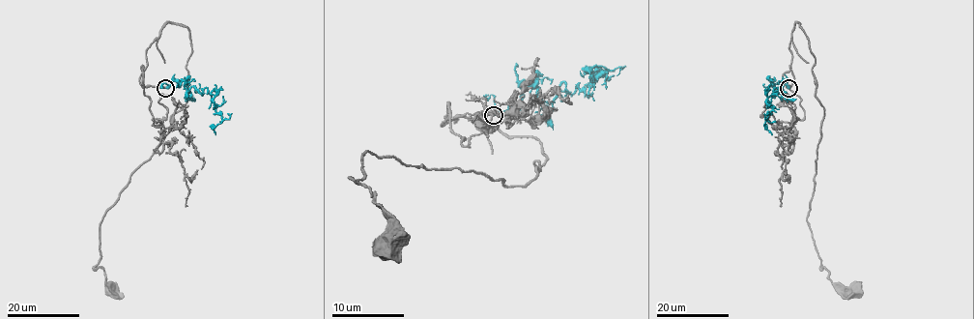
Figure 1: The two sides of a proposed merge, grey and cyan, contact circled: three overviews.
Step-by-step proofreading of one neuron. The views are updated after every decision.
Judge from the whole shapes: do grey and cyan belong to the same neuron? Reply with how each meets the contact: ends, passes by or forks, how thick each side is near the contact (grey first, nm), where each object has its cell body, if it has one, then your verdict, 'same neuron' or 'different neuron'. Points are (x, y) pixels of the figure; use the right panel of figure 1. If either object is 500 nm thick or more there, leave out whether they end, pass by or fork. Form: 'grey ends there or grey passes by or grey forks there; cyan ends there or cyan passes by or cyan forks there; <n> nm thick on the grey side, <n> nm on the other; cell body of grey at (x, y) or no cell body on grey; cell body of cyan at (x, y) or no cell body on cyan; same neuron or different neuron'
grey ends there; cyan ends there; 240 nm thick on the grey side, 420 nm on the other; cell body of grey at (855, 289); no cell body on cyan; same neuron

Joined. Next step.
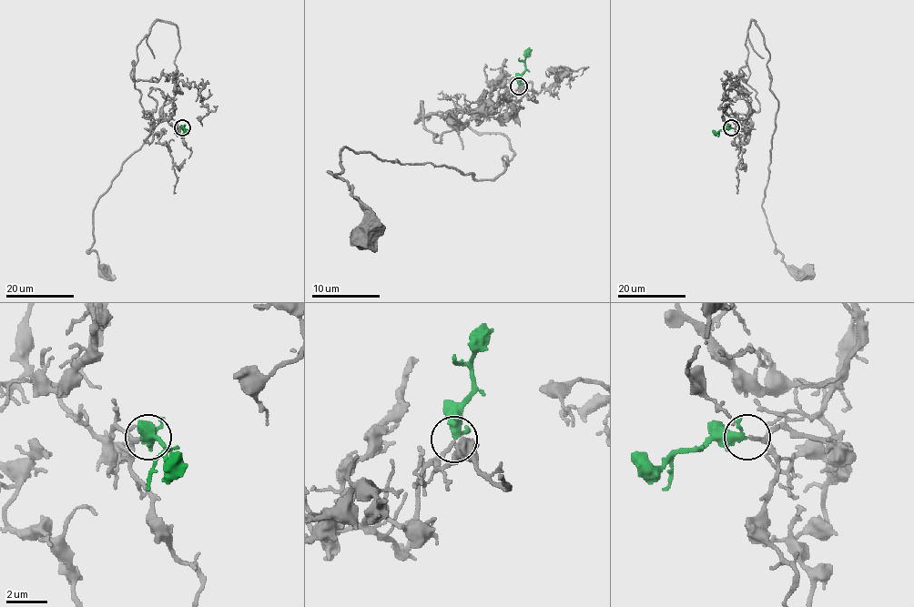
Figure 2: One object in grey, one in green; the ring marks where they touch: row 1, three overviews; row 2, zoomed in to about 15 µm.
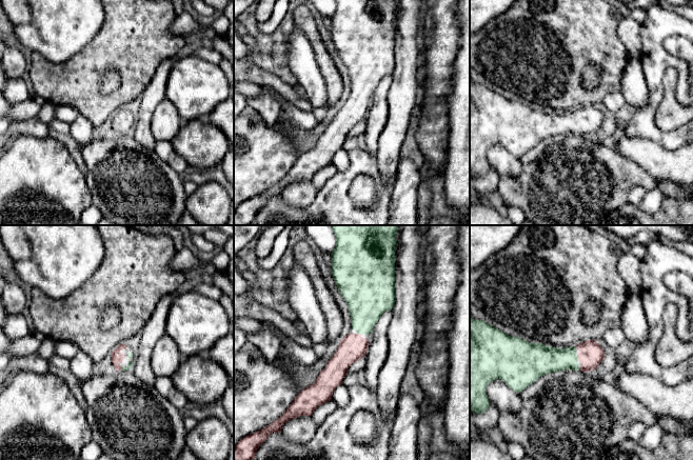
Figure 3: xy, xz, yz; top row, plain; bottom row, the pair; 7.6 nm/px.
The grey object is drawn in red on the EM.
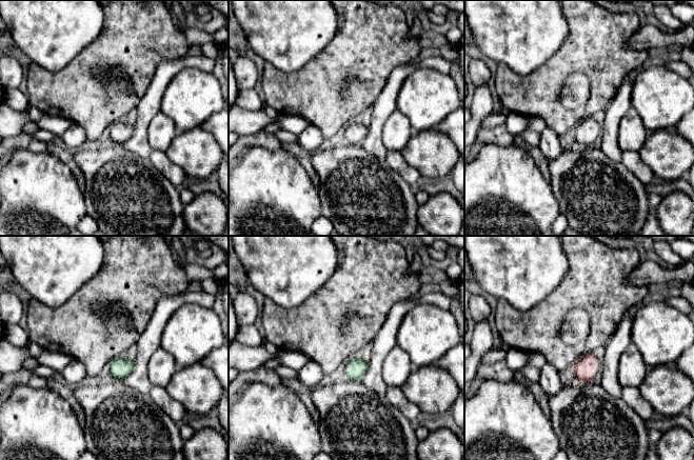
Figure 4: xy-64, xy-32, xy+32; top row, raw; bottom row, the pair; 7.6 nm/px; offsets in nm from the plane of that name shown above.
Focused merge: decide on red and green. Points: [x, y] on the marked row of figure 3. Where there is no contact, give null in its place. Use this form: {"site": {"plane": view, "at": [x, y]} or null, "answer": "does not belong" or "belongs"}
{"site": {"plane": "yz", "at": [578, 358]}, "answer": "belongs"}

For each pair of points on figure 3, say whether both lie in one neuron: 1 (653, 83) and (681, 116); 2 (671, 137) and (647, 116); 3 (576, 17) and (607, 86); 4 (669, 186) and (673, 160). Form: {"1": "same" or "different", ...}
{"1": "different", "2": "same", "3": "same", "4": "different"}

